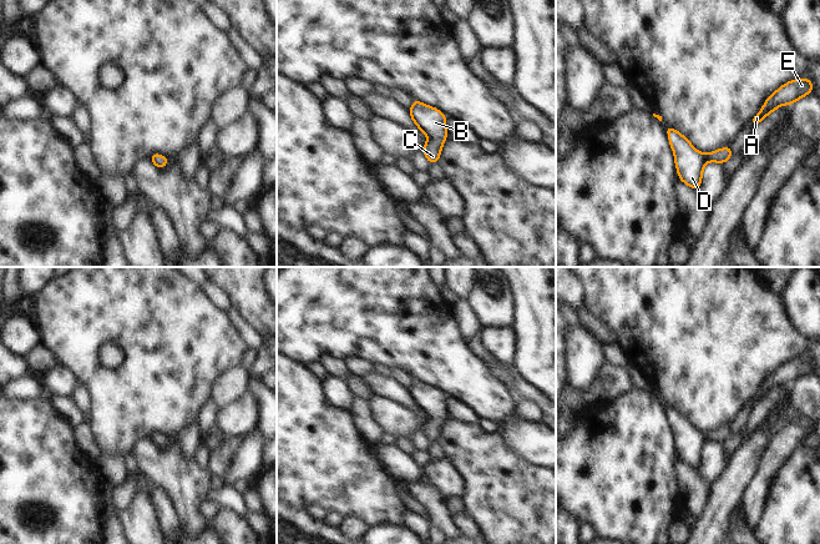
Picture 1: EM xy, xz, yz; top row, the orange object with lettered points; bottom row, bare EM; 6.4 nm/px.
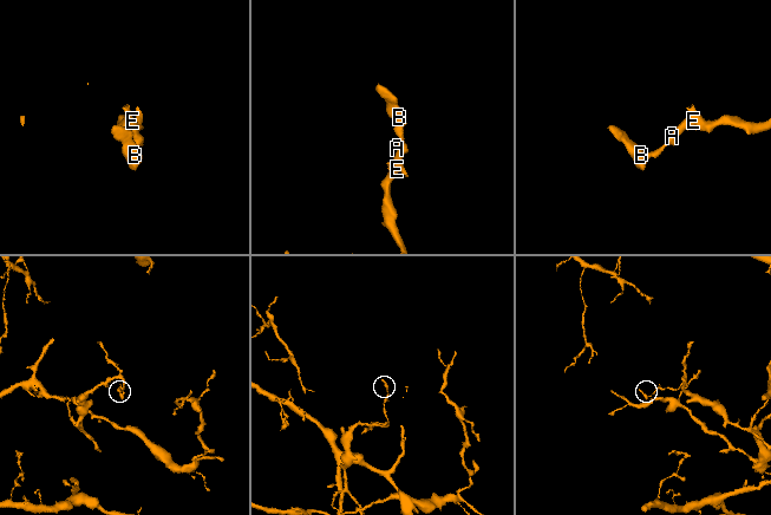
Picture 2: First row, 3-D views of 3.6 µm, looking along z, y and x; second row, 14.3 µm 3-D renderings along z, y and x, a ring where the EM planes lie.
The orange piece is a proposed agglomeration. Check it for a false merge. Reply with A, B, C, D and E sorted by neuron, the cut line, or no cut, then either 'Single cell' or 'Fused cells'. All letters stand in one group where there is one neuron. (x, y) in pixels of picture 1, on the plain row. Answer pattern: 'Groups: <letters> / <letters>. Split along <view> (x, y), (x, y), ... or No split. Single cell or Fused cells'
Groups: A B C D E. No split. Single cell

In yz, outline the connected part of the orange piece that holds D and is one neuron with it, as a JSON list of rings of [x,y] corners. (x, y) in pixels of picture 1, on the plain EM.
[[[670,406],[664,407],[672,429],[679,459],[693,469],[698,469],[702,463],[702,453],[708,440],[725,443],[732,437],[732,425],[715,429],[708,434],[698,432],[694,425],[677,409]]]

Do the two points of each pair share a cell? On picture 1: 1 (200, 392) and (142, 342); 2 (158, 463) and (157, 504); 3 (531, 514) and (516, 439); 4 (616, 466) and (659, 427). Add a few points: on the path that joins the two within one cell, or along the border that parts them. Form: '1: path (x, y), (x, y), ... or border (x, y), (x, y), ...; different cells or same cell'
1: path (185, 386), (157, 356); same cell
2: border (148, 482), (157, 485), (166, 494), (173, 512); different cells
3: border (500, 434), (504, 442), (522, 458), (542, 468); different cells
4: path (627, 459), (648, 438); same cell

